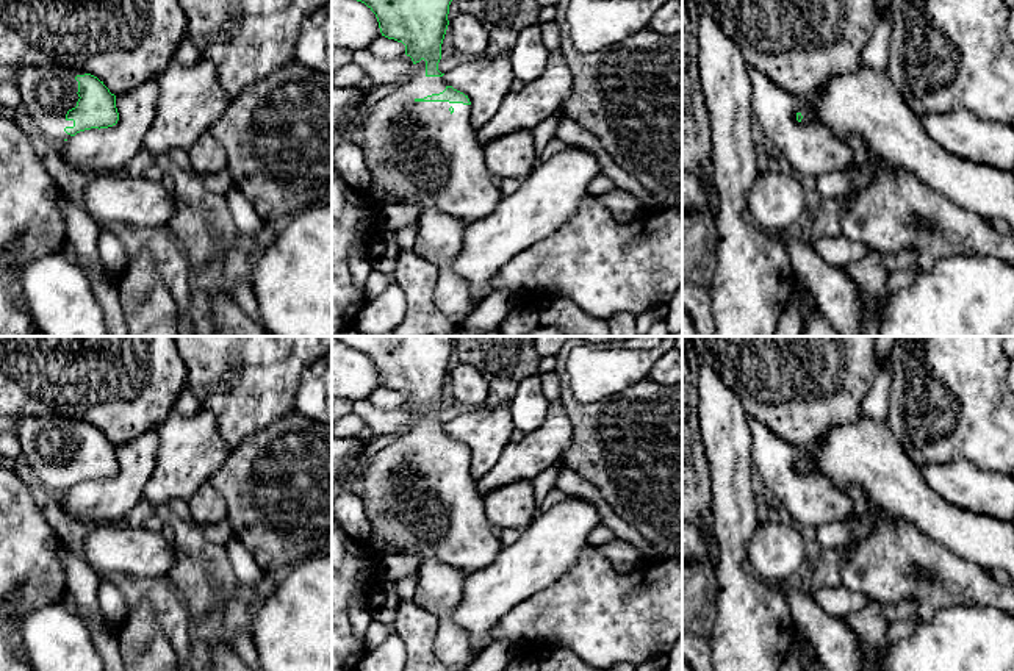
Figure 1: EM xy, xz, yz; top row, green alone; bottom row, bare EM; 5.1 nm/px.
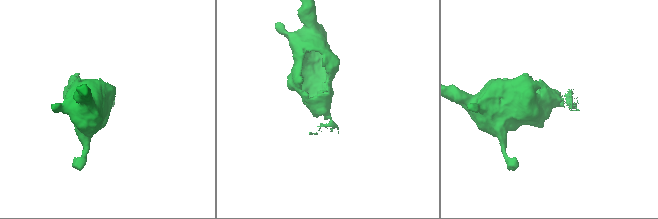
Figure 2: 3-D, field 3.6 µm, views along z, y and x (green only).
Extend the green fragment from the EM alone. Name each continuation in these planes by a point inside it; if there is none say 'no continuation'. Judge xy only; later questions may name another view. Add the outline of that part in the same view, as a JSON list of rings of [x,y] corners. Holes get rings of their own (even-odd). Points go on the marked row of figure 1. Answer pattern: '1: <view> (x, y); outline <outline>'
1: xy (47, 91); outline [[[55,63],[17,66],[13,84],[20,94],[20,105],[39,128],[41,138],[53,144],[72,138],[64,131],[66,127],[74,127],[74,120],[67,120],[66,114],[80,99],[75,77],[84,74]]]

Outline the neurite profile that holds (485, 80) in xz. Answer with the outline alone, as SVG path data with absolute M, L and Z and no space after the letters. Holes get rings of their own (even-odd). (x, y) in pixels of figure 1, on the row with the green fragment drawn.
M487 53L463 63L444 75L448 86L463 92L471 102L471 125L479 130L499 109L504 95L512 91L515 74L510 53Z

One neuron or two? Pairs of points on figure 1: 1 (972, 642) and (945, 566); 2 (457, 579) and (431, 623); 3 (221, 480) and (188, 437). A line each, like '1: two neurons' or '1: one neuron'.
1: two neurons
2: two neurons
3: two neurons

